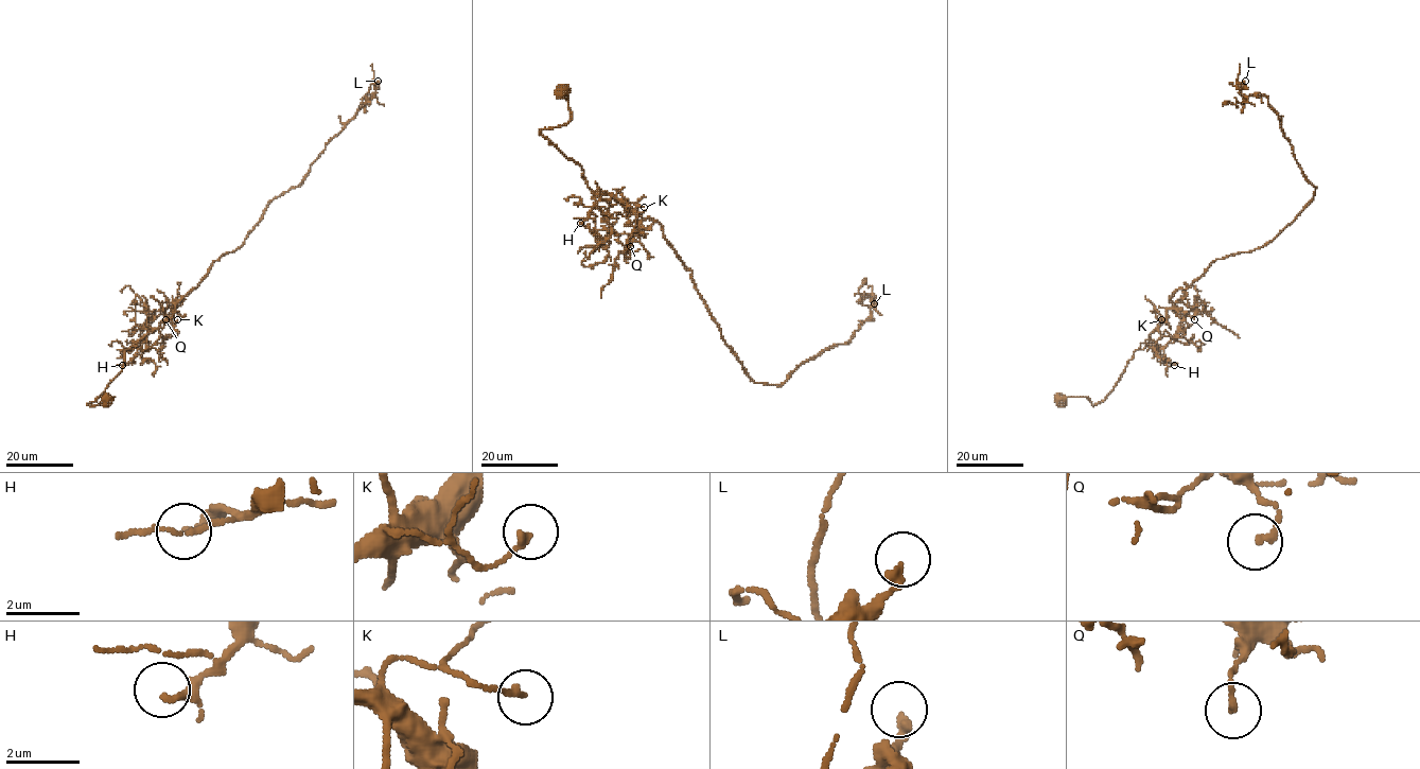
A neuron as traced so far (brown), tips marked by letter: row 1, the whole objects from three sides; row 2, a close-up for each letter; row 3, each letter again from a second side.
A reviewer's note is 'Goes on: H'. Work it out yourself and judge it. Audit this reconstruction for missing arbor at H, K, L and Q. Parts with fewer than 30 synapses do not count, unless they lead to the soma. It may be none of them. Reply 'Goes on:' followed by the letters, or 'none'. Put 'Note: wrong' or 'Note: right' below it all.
Goes on: none
Note: wrong

